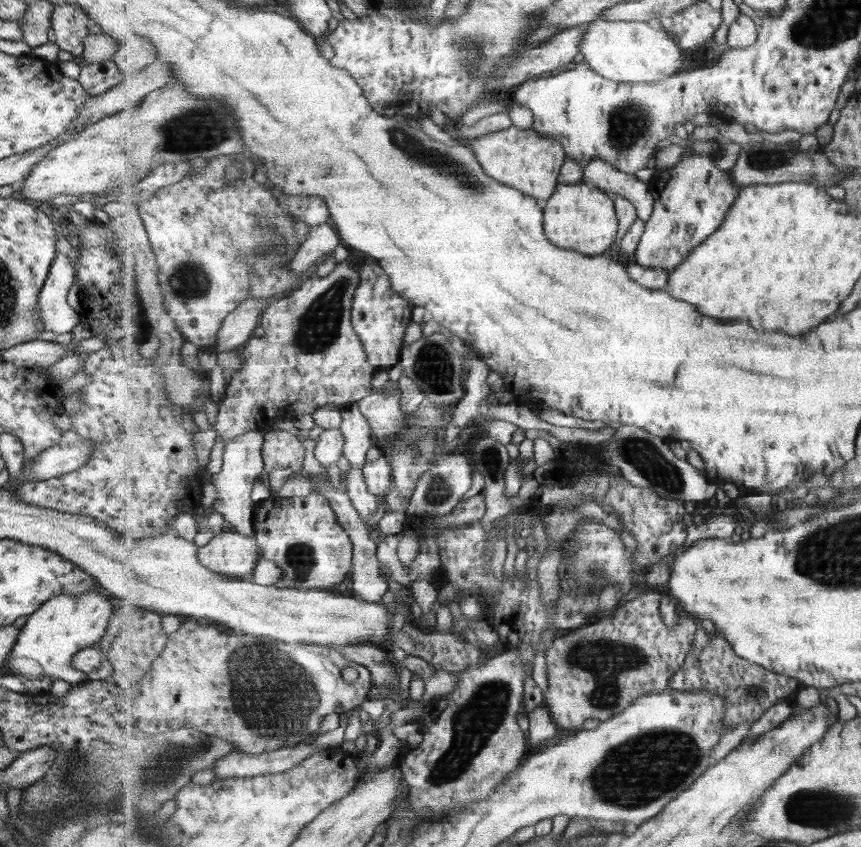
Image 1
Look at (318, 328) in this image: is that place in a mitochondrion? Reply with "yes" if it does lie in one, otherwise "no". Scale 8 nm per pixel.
yes

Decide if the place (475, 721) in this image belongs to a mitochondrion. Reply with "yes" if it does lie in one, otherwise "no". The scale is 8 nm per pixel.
yes

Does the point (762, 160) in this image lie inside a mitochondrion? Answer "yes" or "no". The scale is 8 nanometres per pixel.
yes

